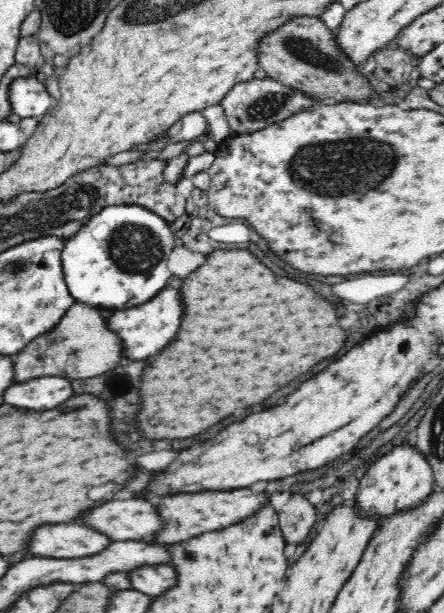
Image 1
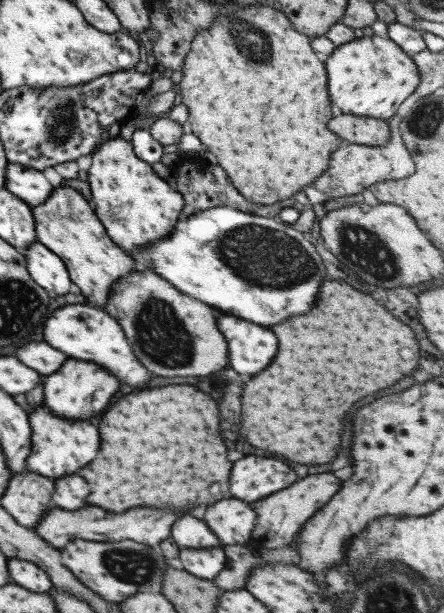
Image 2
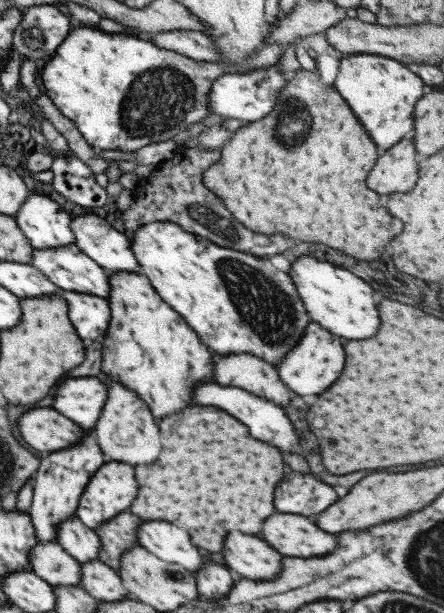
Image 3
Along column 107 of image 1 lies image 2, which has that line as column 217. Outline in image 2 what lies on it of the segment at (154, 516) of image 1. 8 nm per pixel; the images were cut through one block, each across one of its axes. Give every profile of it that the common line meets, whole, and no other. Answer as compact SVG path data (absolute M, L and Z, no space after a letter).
M220 500L206 510L204 520L222 544L246 544L256 526L256 512L242 500Z

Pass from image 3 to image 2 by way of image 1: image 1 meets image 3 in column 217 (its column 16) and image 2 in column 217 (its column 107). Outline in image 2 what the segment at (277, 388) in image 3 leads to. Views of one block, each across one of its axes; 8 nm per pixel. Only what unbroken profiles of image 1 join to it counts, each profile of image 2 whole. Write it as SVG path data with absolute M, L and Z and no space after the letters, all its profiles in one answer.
M136 270L130 276L116 280L110 286L110 296L104 306L105 312L114 317L122 327L134 354L140 354L138 360L158 376L208 376L216 370L226 368L228 362L228 342L218 329L218 310L204 304L192 296L176 289L164 277L146 270Z

